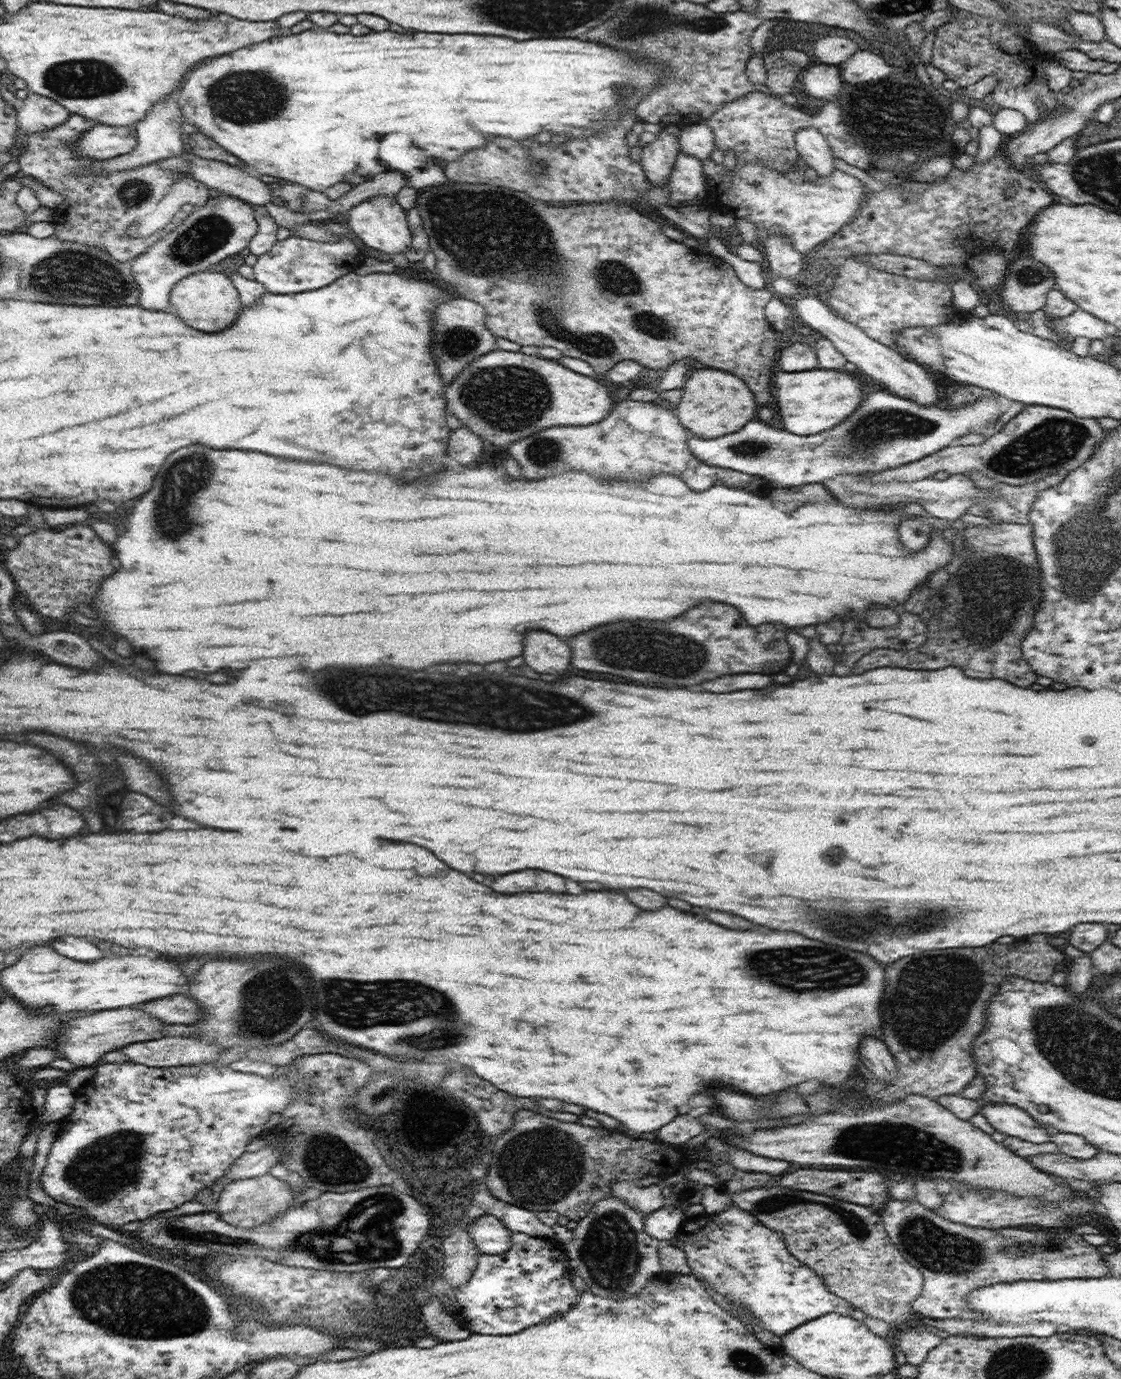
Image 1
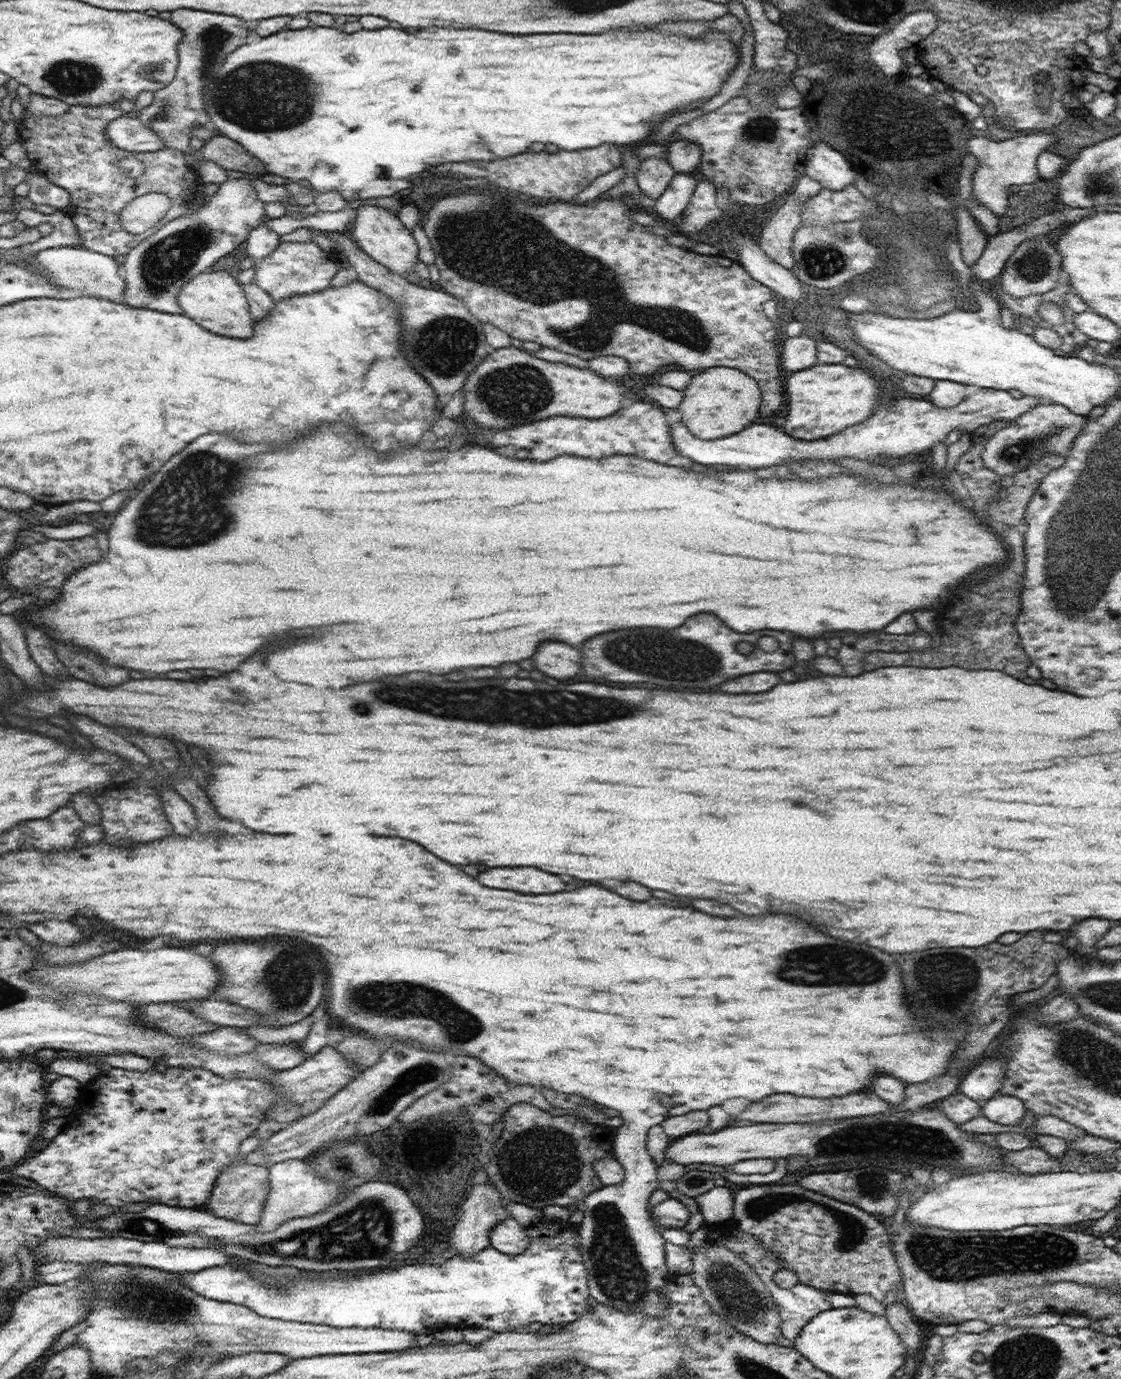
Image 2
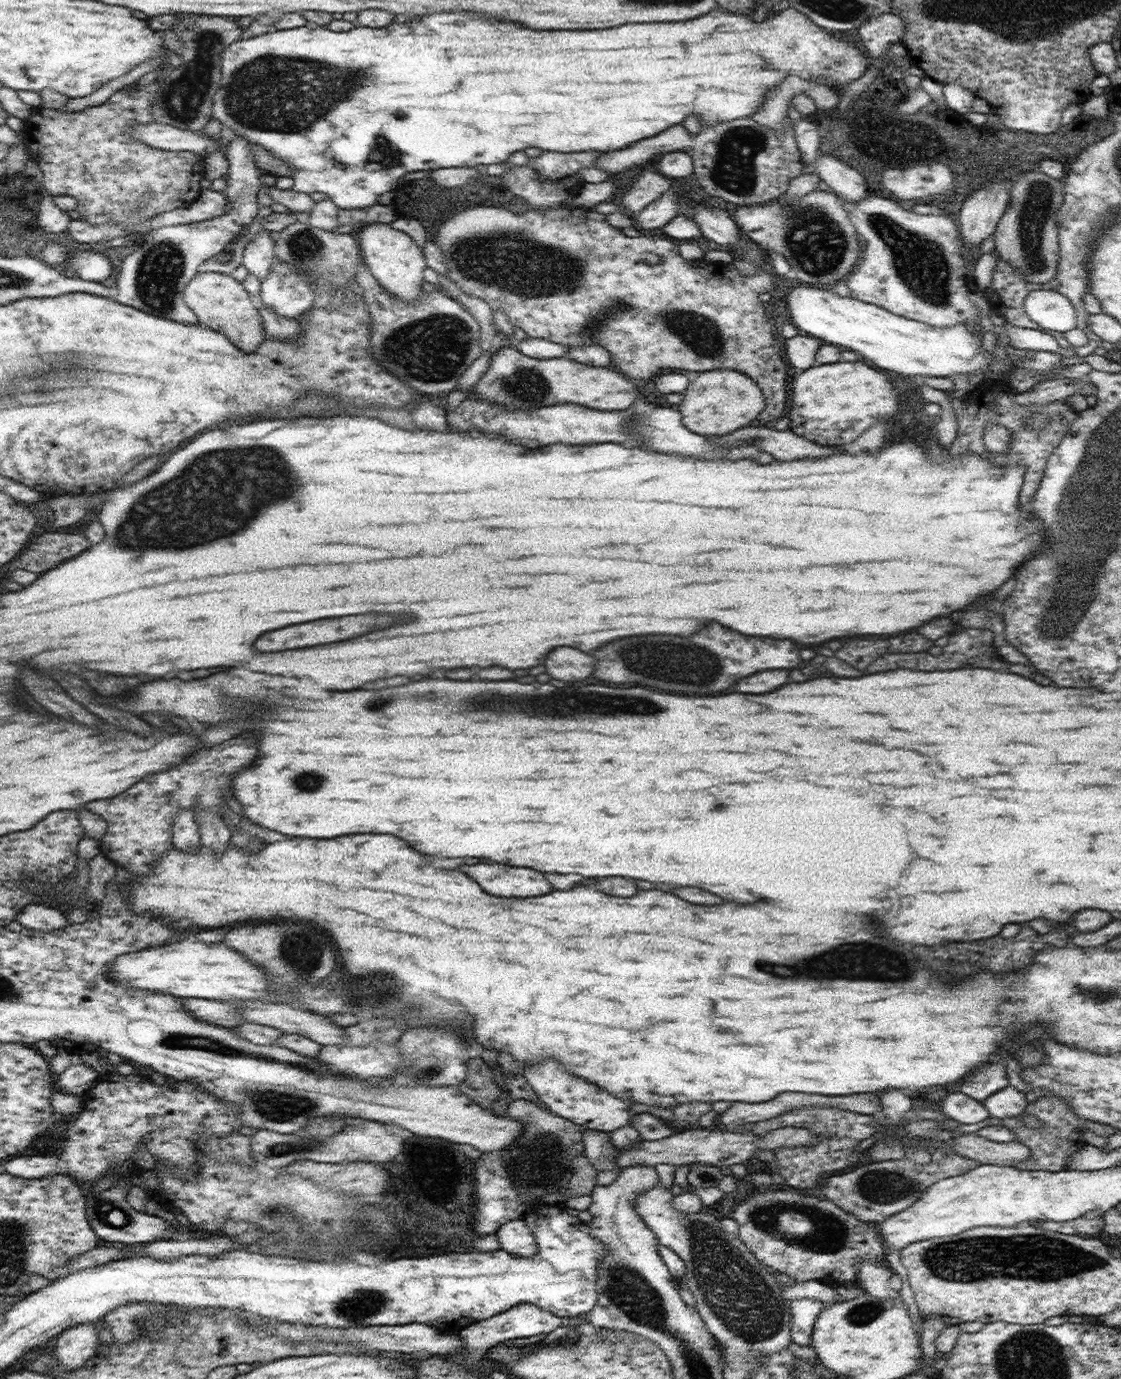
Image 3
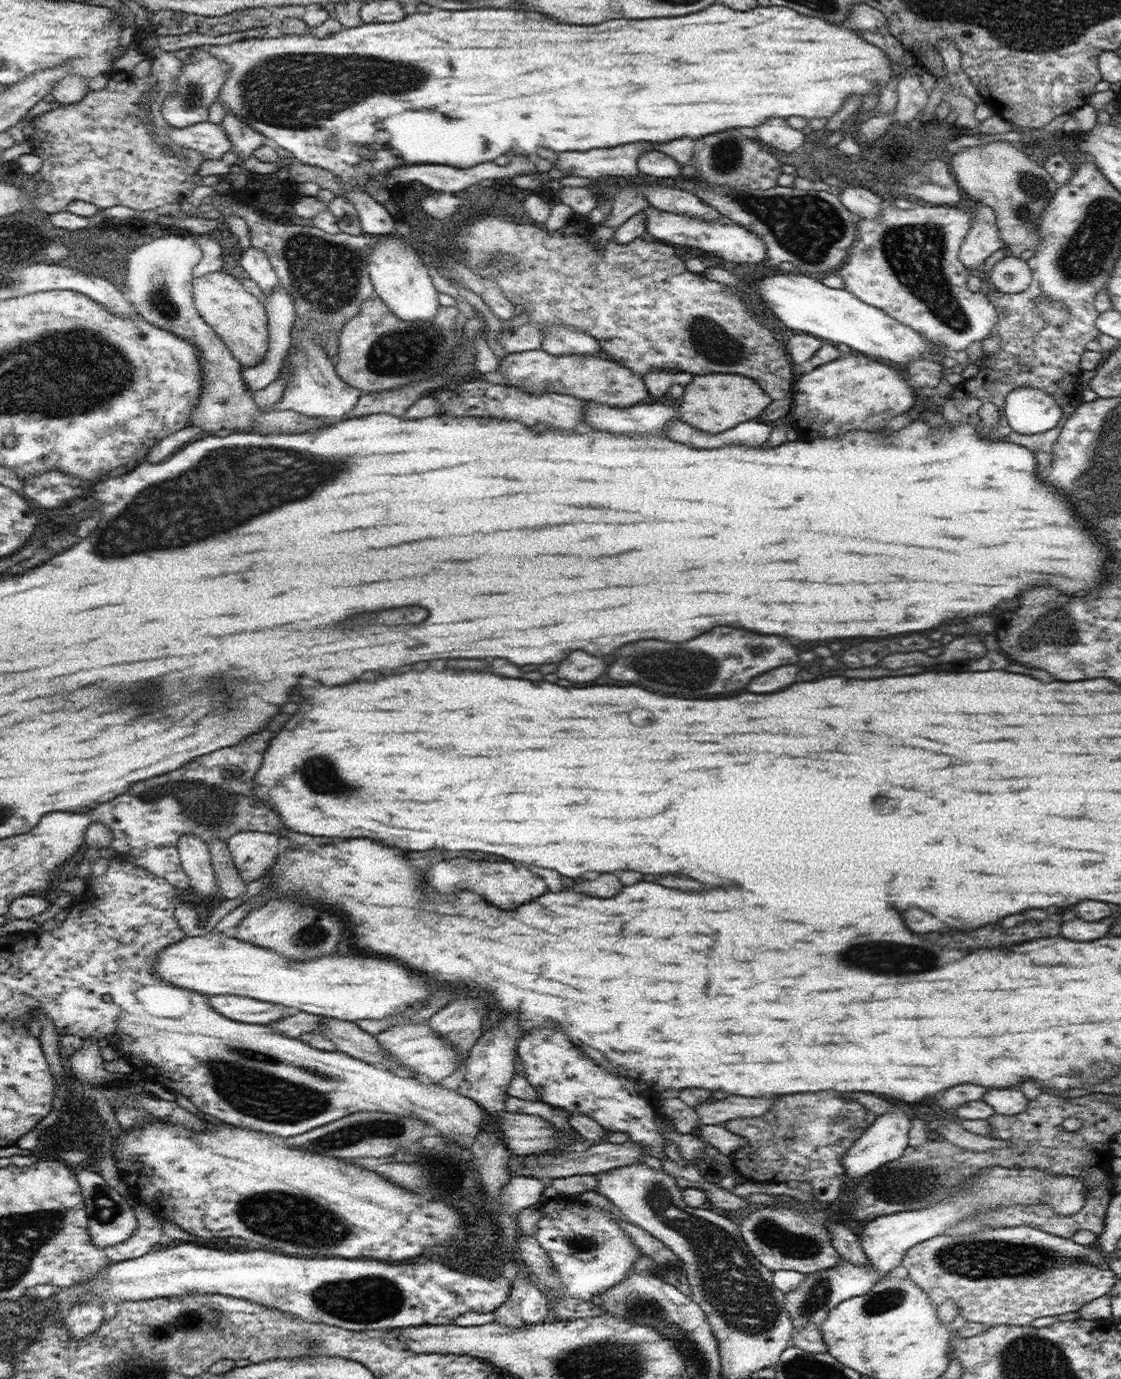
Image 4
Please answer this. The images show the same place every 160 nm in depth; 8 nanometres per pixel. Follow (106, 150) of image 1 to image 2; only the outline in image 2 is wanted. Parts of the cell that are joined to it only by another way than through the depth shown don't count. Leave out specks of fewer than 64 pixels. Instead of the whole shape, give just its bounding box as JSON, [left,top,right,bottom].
[106,116,164,152]

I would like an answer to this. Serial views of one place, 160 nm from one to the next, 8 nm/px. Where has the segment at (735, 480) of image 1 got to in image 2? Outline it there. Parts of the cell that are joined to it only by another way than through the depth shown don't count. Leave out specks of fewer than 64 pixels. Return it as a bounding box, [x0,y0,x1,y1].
[486,400,708,472]

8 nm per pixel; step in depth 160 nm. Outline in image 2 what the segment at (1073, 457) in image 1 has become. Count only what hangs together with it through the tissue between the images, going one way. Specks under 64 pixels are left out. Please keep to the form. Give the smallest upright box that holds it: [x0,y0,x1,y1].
[981,403,1087,479]

